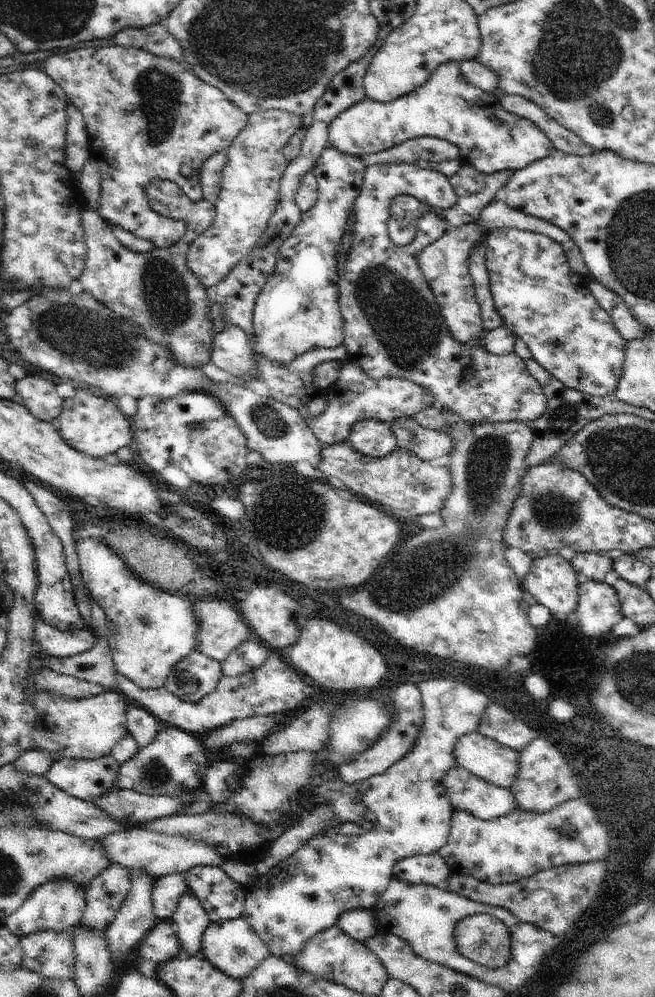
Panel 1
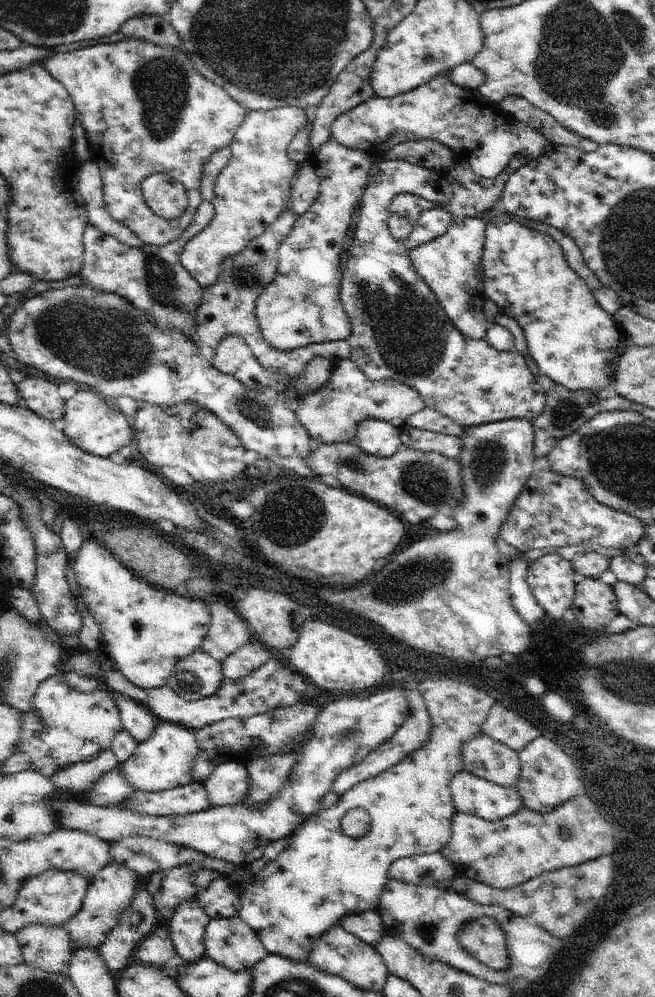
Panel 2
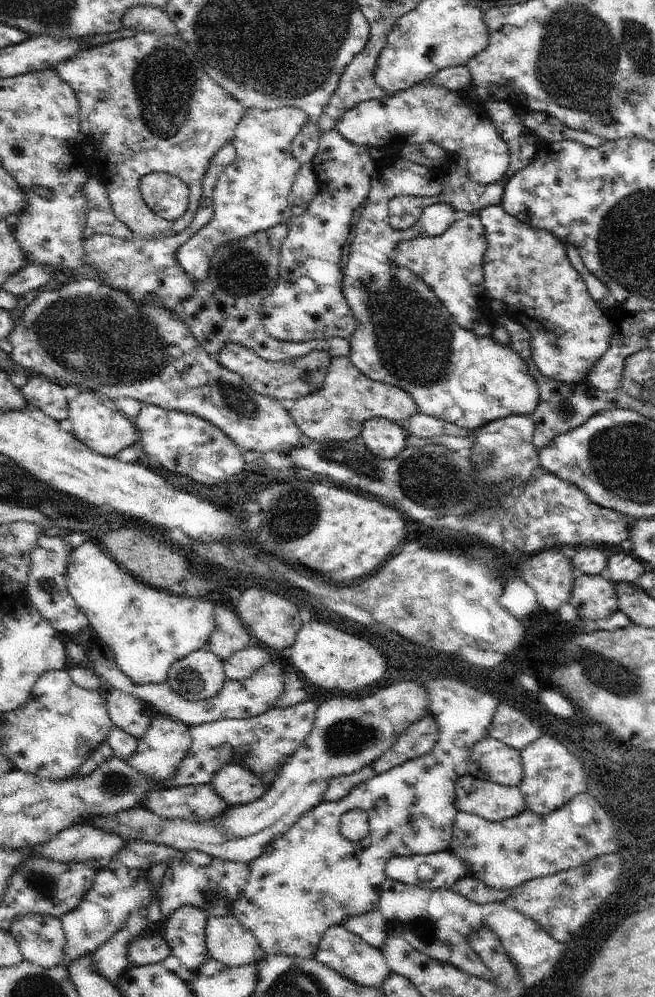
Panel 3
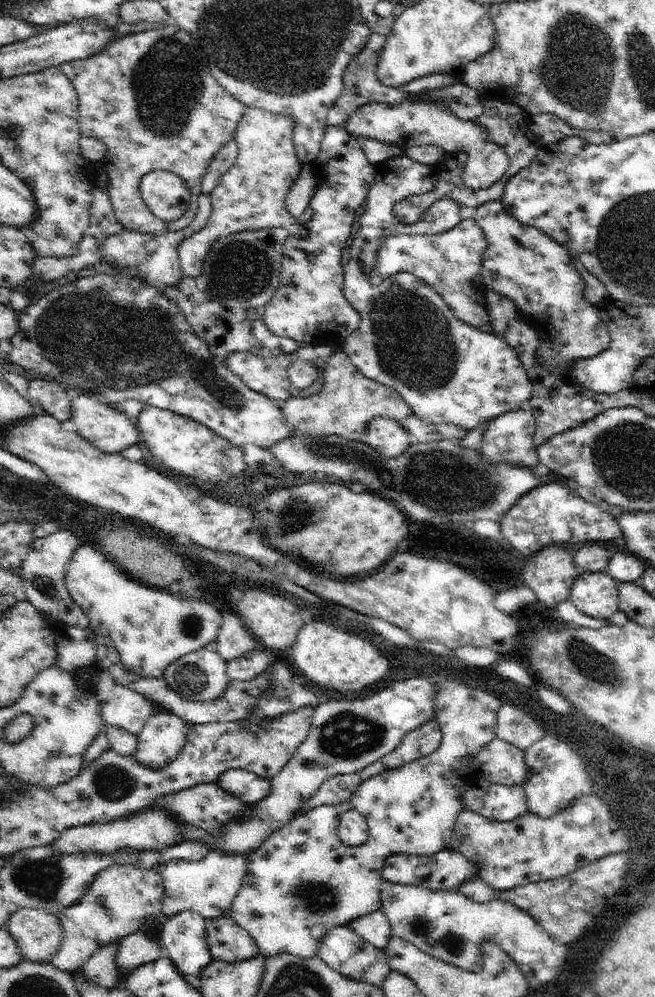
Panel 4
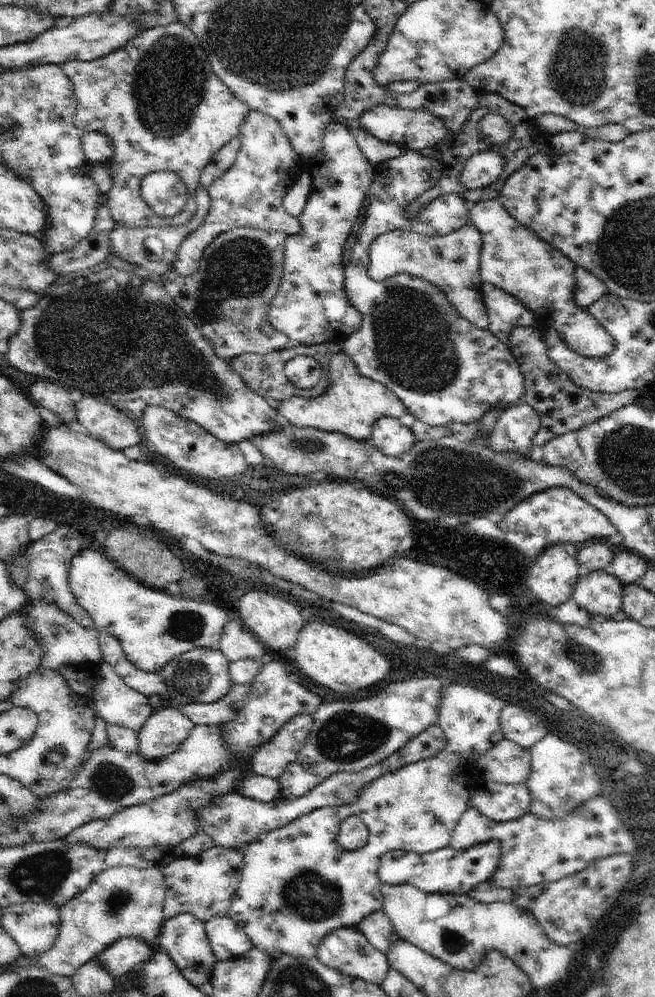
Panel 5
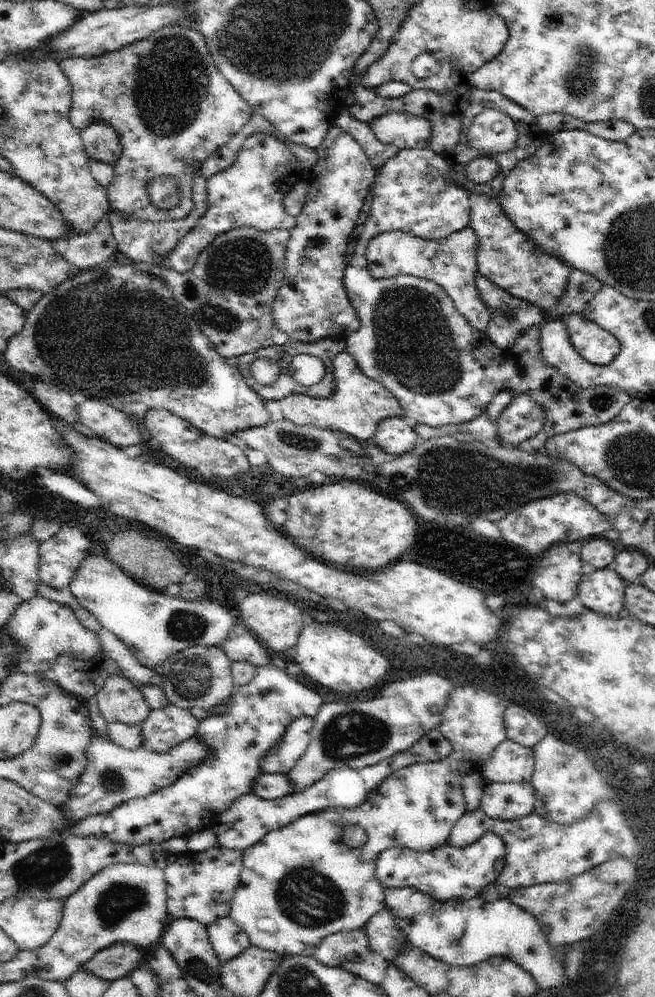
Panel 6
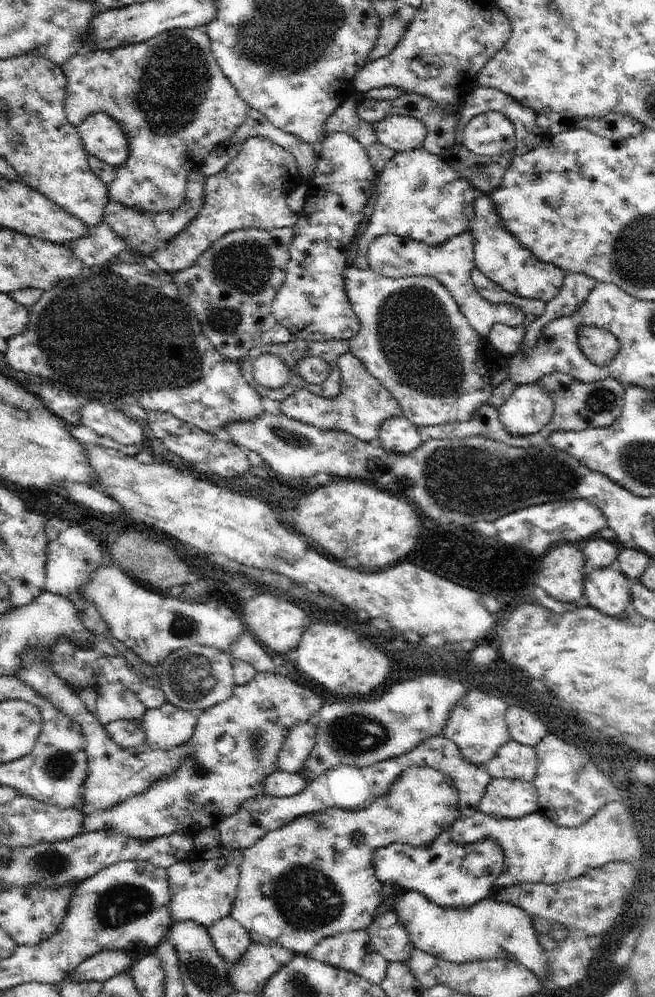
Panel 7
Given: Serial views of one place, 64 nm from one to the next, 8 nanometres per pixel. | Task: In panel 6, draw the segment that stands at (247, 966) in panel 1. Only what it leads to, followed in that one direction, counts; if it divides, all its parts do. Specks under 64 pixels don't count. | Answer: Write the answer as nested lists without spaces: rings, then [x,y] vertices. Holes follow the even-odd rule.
[[[229,916],[219,918],[211,926],[207,926],[207,934],[209,934],[209,942],[211,942],[221,966],[225,962],[237,958],[239,954],[243,954],[247,950],[247,946],[251,946],[249,936]]]

